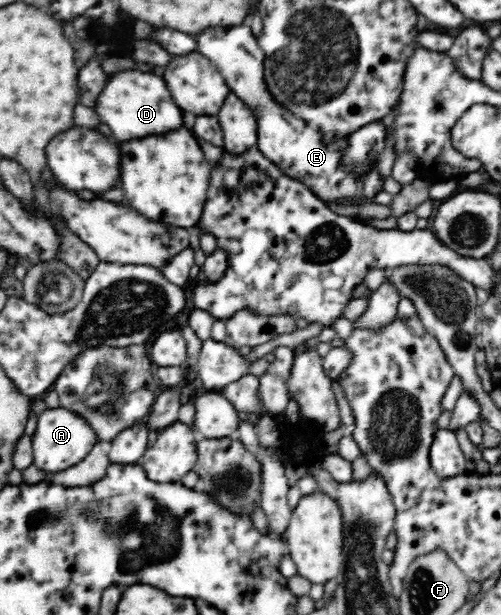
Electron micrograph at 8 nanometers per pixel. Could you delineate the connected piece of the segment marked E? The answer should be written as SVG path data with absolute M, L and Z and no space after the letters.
M242 24L228 31L206 31L198 37L198 51L214 61L230 92L238 95L252 110L258 130L257 146L264 157L276 164L284 174L301 181L326 204L352 205L348 202L353 197L372 199L384 191L382 186L386 177L378 171L379 155L376 161L368 165L368 169L357 173L342 161L349 135L325 135L317 127L296 117L285 105L275 101L265 82L265 53L250 26Z

